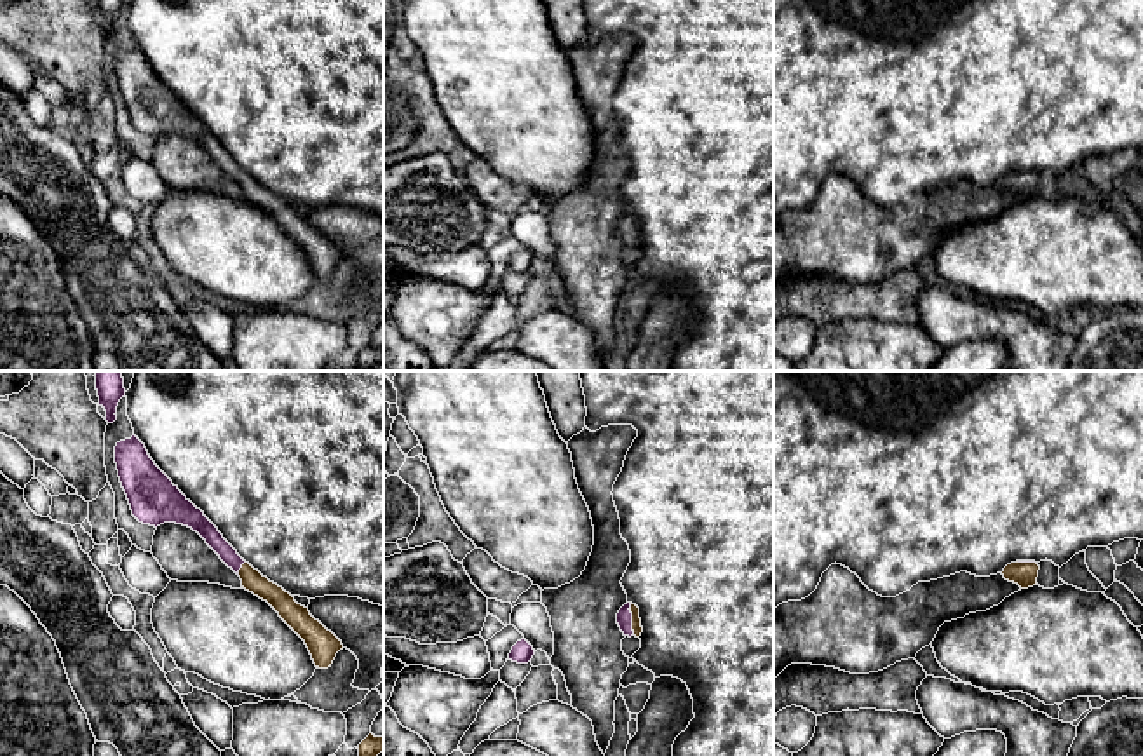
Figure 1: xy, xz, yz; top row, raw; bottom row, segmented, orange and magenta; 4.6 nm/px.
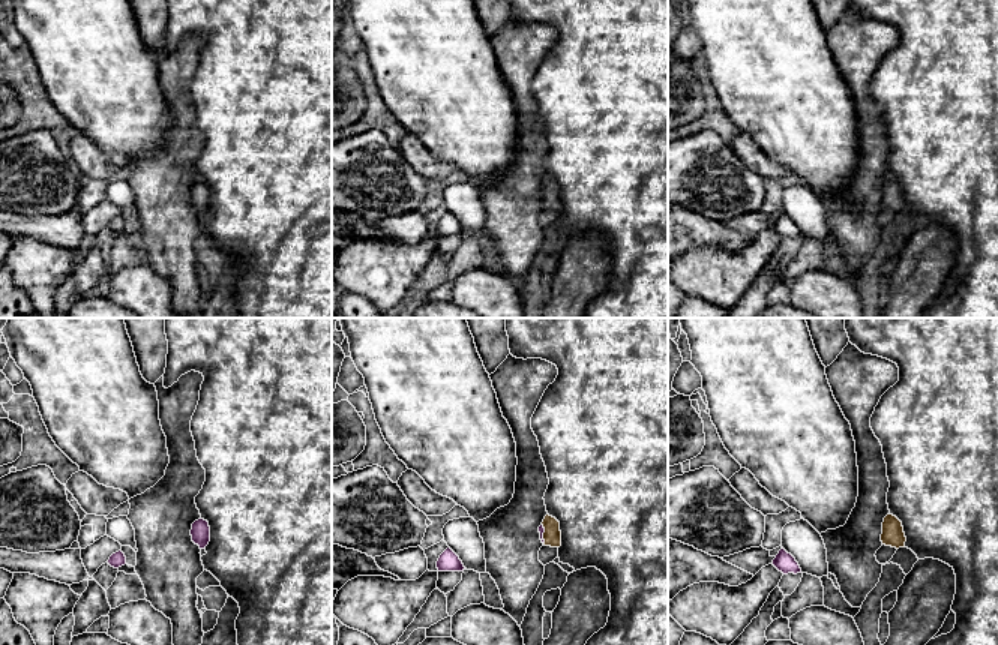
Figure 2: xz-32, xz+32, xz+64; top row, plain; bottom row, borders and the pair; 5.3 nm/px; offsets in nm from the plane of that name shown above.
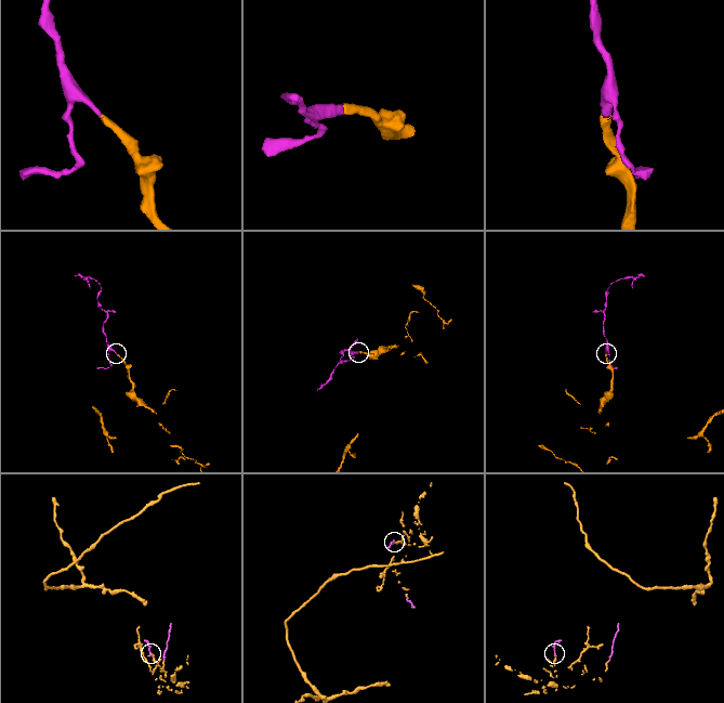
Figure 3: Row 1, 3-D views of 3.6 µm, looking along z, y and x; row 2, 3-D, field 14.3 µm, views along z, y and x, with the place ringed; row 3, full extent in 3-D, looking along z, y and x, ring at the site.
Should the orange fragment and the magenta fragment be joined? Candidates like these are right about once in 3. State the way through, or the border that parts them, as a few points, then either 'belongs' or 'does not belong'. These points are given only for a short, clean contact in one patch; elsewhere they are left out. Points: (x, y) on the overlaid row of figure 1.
does not belong

